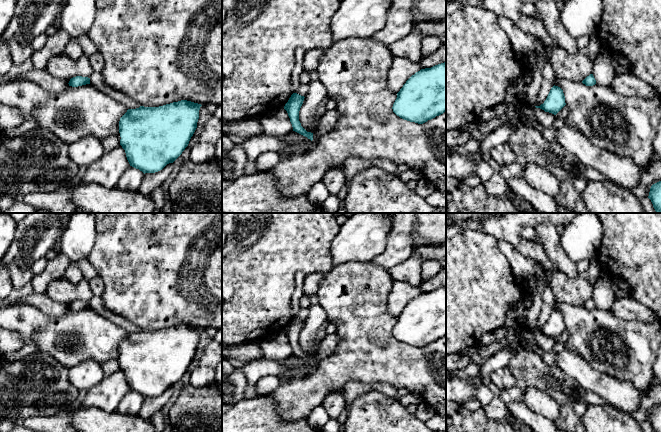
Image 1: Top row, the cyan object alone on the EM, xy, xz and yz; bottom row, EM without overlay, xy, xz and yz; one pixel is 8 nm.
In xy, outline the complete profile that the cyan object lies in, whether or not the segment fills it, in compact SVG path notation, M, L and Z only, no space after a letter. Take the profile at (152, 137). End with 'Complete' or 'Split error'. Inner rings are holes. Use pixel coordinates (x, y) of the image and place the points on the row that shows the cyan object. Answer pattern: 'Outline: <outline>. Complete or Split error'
Outline: M187 100L159 107L128 109L120 118L120 145L130 166L155 173L173 163L188 146L202 105Z. Complete

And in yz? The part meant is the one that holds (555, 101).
Outline: M554 85L544 103L535 107L556 115L565 105L566 103L563 90Z. Complete

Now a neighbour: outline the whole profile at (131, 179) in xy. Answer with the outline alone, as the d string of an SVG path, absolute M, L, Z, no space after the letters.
M129 166L117 183L117 188L126 191L138 191L143 180L144 173L139 169Z

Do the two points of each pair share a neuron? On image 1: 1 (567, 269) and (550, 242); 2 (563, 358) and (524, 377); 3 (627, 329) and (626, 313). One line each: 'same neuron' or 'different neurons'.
1: same neuron
2: different neurons
3: different neurons

